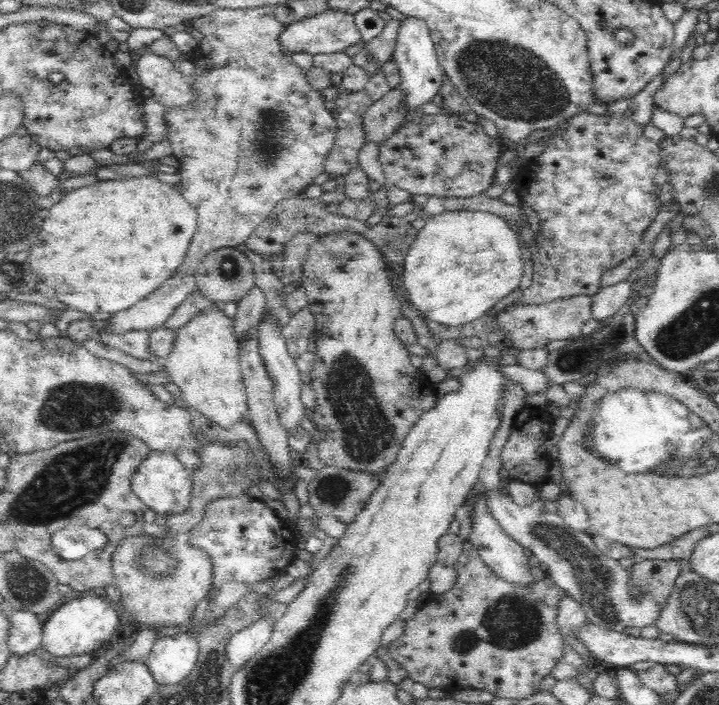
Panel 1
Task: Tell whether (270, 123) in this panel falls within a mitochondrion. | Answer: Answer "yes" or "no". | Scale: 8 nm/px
yes

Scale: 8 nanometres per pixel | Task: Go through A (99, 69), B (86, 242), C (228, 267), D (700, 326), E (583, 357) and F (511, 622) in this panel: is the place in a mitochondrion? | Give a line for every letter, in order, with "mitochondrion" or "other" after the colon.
A: other
B: other
C: mitochondrion
D: mitochondrion
E: mitochondrion
F: mitochondrion

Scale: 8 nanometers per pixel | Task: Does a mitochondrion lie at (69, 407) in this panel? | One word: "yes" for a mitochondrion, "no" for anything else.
yes

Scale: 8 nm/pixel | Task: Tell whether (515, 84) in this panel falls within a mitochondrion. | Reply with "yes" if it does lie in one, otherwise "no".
yes

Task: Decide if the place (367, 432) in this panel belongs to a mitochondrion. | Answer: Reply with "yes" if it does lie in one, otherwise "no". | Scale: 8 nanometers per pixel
yes

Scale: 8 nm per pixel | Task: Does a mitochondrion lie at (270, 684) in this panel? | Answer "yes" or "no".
yes

